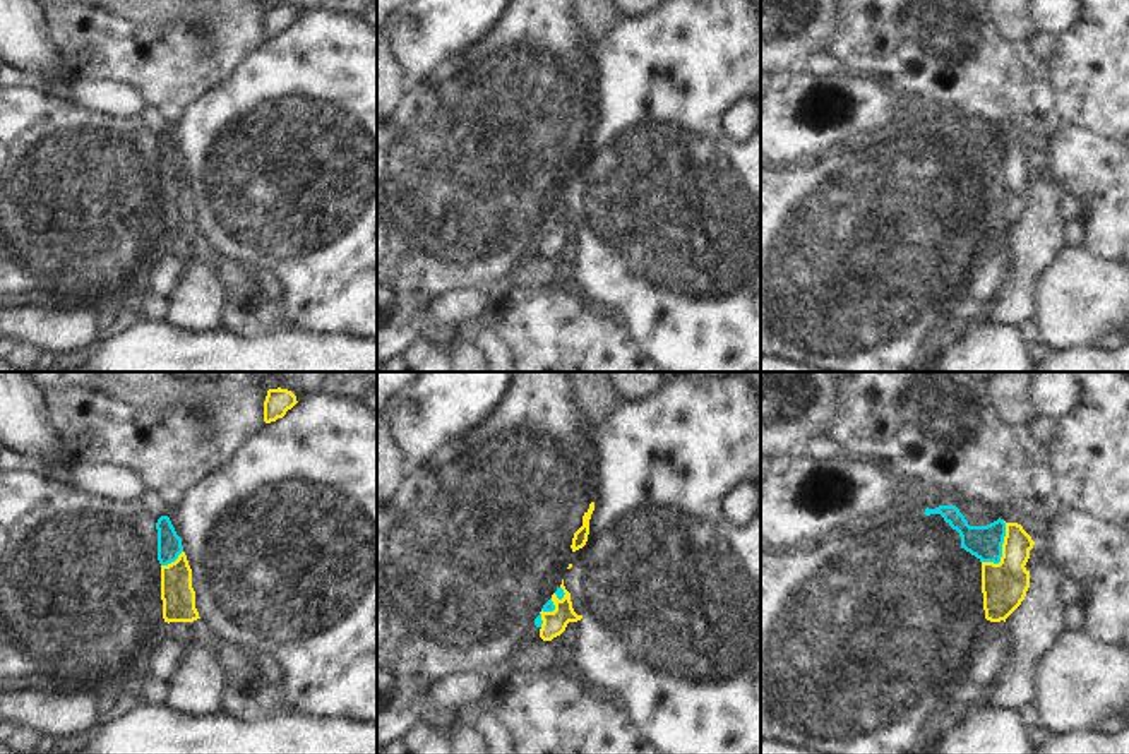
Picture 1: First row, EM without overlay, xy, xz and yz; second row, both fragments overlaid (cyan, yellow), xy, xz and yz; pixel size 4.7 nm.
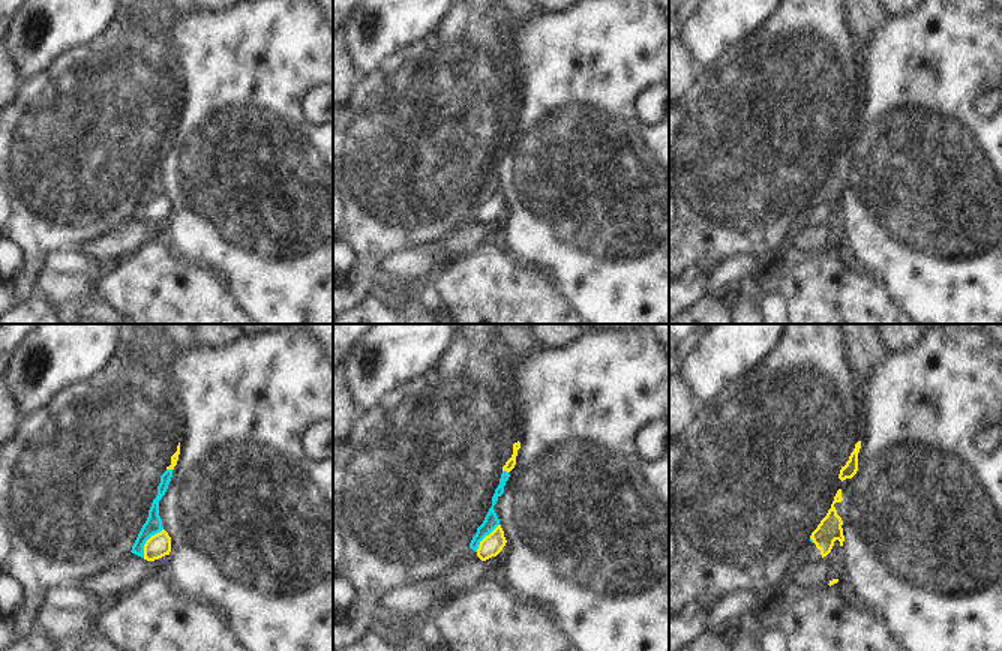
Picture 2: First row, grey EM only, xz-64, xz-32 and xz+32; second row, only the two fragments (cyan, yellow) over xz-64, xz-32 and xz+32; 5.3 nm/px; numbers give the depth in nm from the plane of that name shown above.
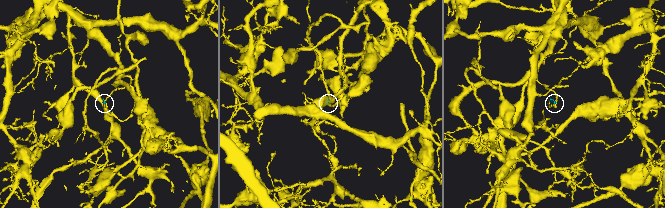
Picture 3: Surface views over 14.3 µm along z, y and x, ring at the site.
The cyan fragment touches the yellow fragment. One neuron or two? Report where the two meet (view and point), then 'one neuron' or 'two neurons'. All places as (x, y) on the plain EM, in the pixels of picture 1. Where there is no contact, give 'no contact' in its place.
meets cyan in yz at (1001, 167); two neurons

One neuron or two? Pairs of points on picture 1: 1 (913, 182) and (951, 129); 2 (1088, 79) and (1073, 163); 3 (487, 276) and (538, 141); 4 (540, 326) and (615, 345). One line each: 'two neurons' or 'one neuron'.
1: two neurons
2: two neurons
3: one neuron
4: one neuron

